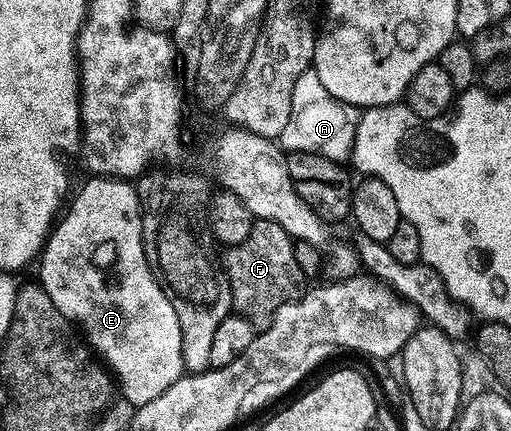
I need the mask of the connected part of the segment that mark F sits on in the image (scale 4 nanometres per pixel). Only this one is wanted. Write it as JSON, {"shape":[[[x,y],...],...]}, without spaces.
{"shape":[[[257,220],[248,241],[229,248],[225,253],[224,270],[230,283],[230,302],[237,314],[248,320],[269,320],[286,303],[297,299],[304,291],[300,265],[294,256],[295,240],[276,225],[276,221]]]}

